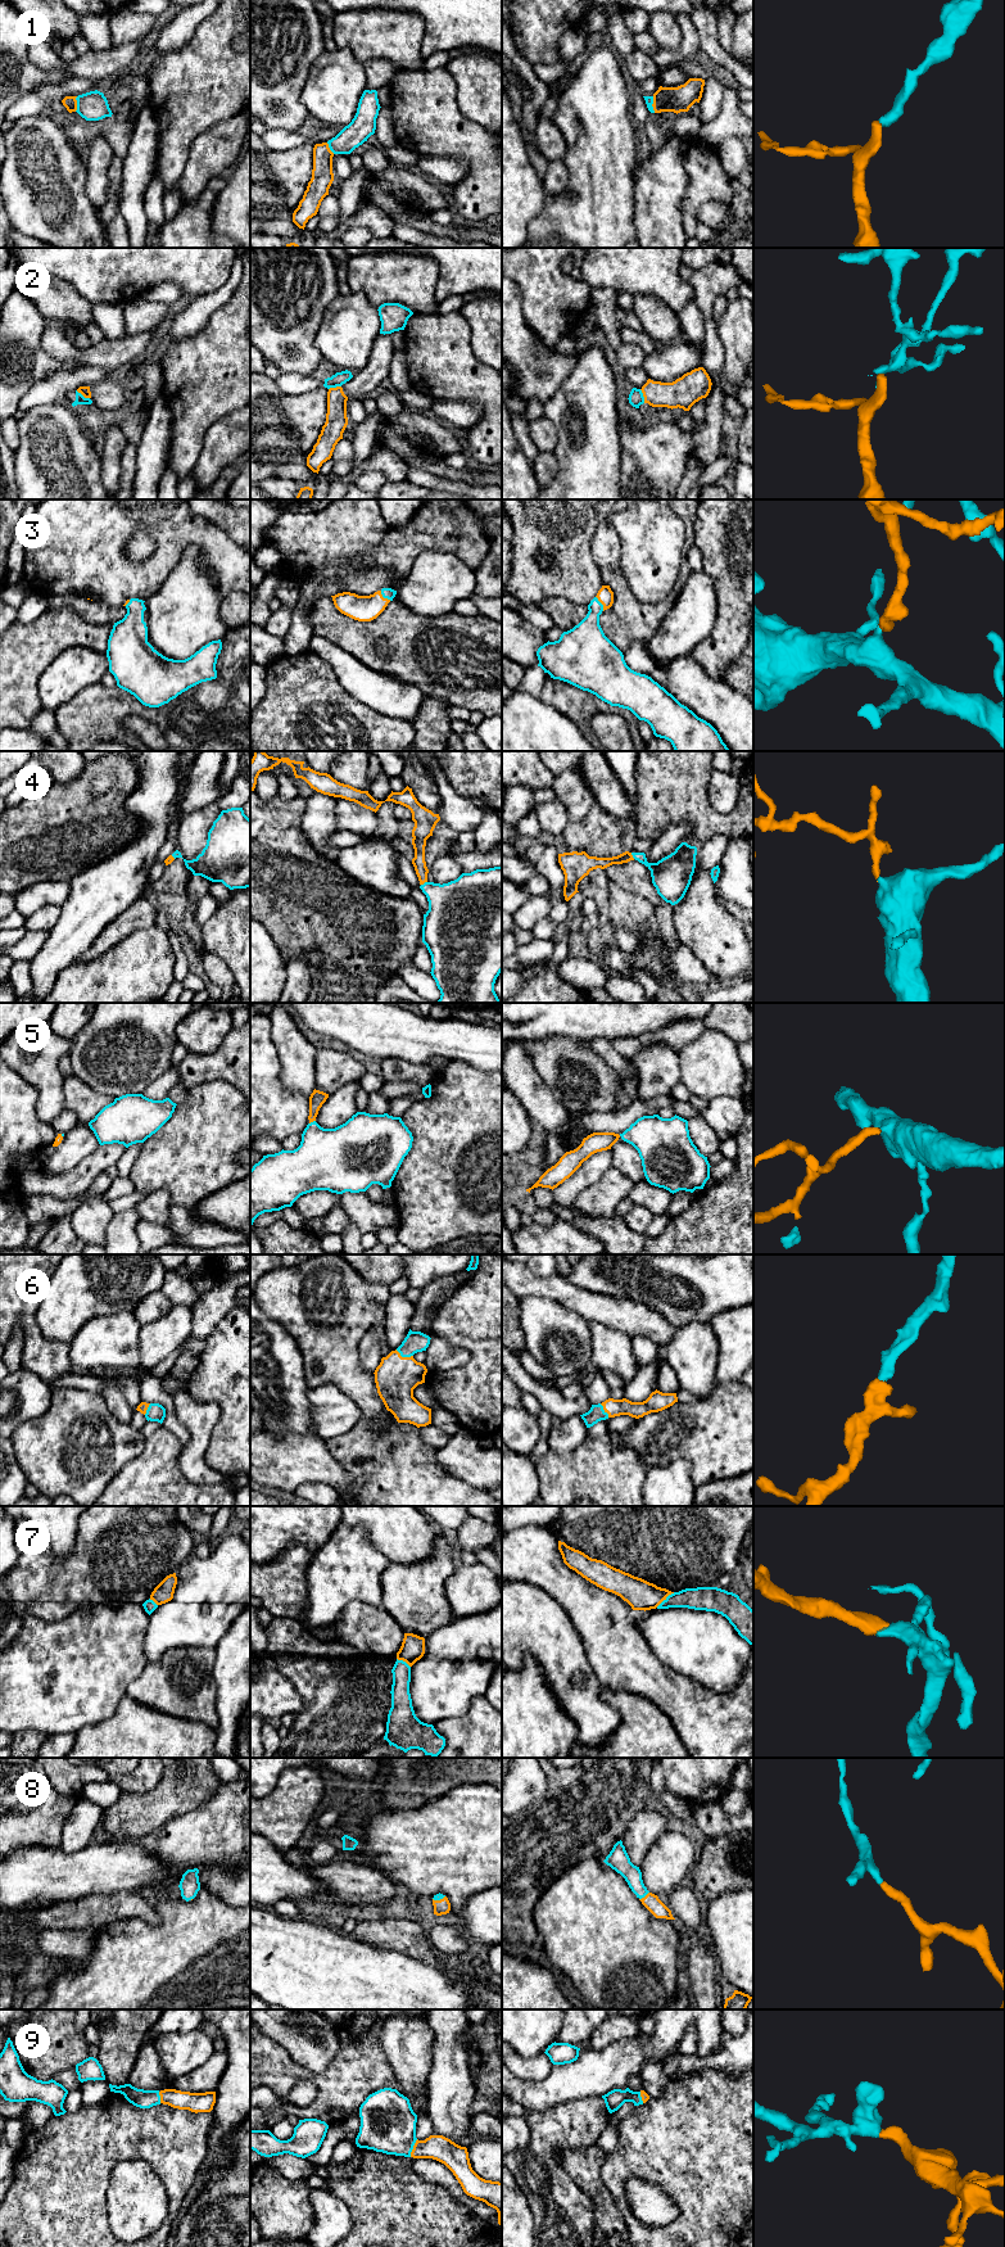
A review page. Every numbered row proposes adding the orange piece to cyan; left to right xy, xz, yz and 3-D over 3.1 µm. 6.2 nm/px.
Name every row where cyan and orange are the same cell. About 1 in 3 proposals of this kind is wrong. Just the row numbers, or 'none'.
1, 3, 4, 5, 6, 7, 8, 9

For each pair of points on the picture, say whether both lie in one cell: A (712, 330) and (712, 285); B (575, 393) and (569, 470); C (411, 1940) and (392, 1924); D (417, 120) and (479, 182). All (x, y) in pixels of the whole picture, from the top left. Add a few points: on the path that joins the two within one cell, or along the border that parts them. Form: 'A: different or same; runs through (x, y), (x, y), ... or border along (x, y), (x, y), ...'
A: same; runs through (709, 319), (707, 297)
B: same; runs through (584, 412), (587, 417), (587, 451)
C: same; runs through (406, 1938), (397, 1929)
D: same; runs through (438, 129), (451, 135), (478, 162)

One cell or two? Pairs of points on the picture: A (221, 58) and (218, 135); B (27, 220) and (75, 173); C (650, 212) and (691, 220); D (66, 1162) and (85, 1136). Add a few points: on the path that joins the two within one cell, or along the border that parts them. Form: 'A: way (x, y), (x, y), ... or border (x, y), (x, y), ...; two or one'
A: border (236, 113), (211, 125), (193, 139); two
B: way (39, 208), (63, 184); one
C: border (687, 189), (680, 200), (684, 234); two
D: way (66, 1156), (78, 1143); one

